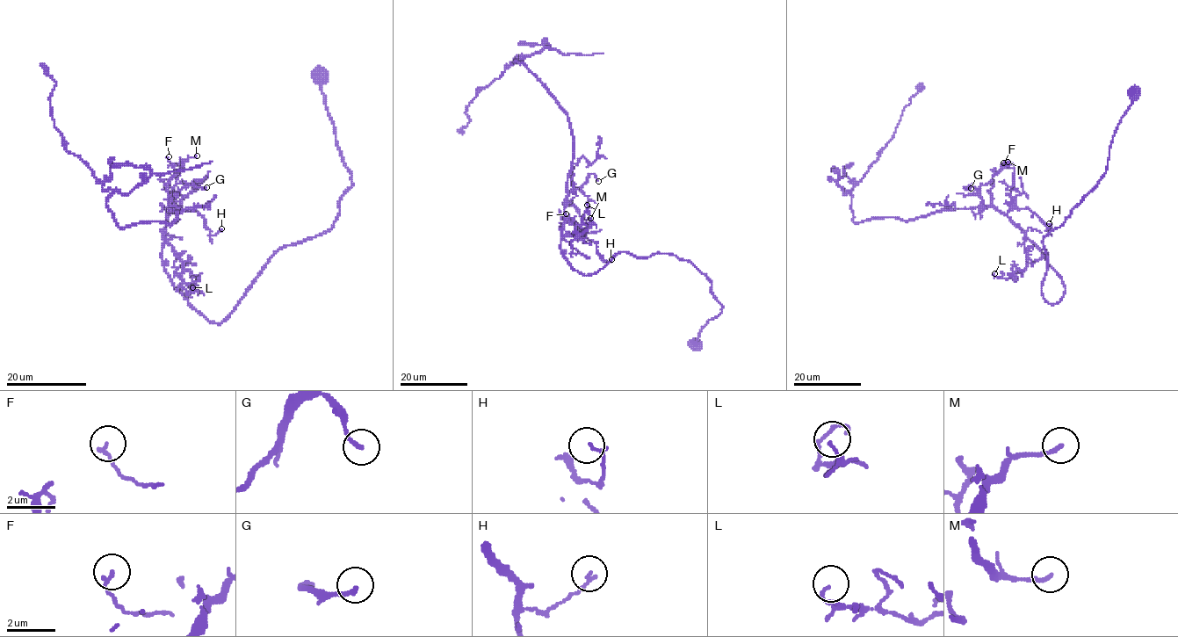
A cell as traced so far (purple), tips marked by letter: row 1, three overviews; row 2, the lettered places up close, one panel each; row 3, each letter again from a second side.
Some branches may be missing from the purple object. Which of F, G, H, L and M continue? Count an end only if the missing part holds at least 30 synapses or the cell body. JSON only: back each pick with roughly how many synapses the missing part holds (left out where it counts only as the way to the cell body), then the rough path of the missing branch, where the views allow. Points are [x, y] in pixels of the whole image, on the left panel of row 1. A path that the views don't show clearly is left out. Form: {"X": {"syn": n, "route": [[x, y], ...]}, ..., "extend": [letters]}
{"extend": []}

